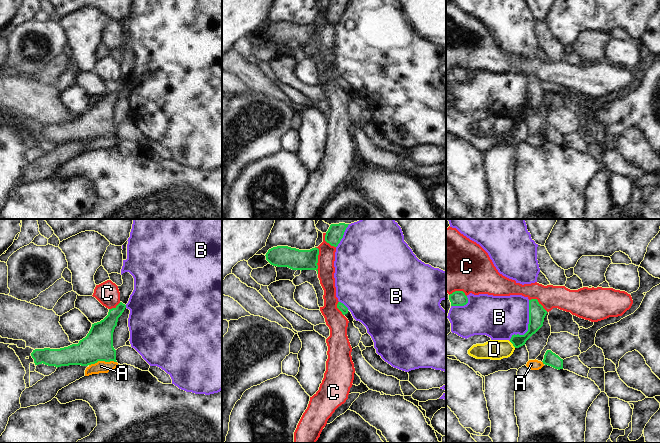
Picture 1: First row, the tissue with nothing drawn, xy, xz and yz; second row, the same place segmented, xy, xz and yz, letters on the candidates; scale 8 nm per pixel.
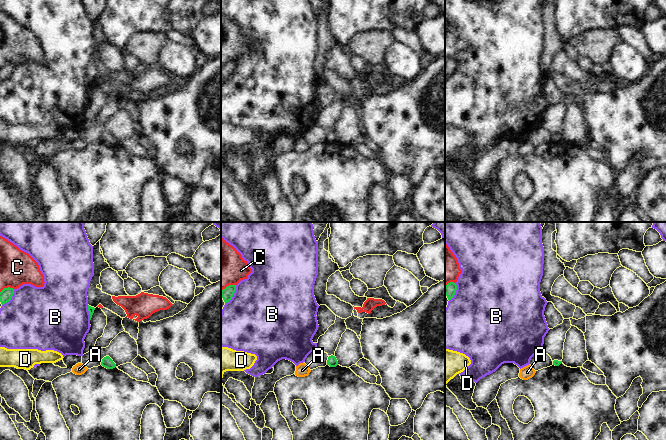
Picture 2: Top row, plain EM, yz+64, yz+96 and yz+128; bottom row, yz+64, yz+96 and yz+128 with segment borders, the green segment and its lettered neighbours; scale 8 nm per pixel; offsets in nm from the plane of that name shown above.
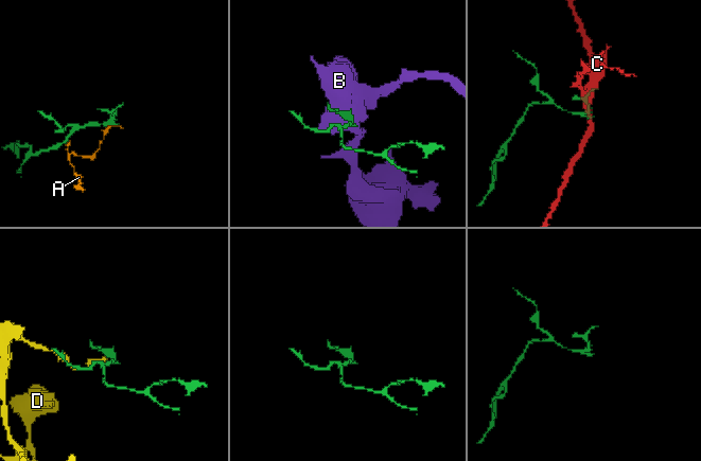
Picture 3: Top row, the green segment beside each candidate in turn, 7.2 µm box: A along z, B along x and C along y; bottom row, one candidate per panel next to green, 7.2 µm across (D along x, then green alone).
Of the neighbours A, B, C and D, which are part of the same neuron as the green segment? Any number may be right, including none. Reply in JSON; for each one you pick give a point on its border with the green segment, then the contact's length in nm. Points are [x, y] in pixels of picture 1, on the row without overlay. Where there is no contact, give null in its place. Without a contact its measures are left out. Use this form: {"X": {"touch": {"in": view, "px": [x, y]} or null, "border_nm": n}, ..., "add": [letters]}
{"add": []}

